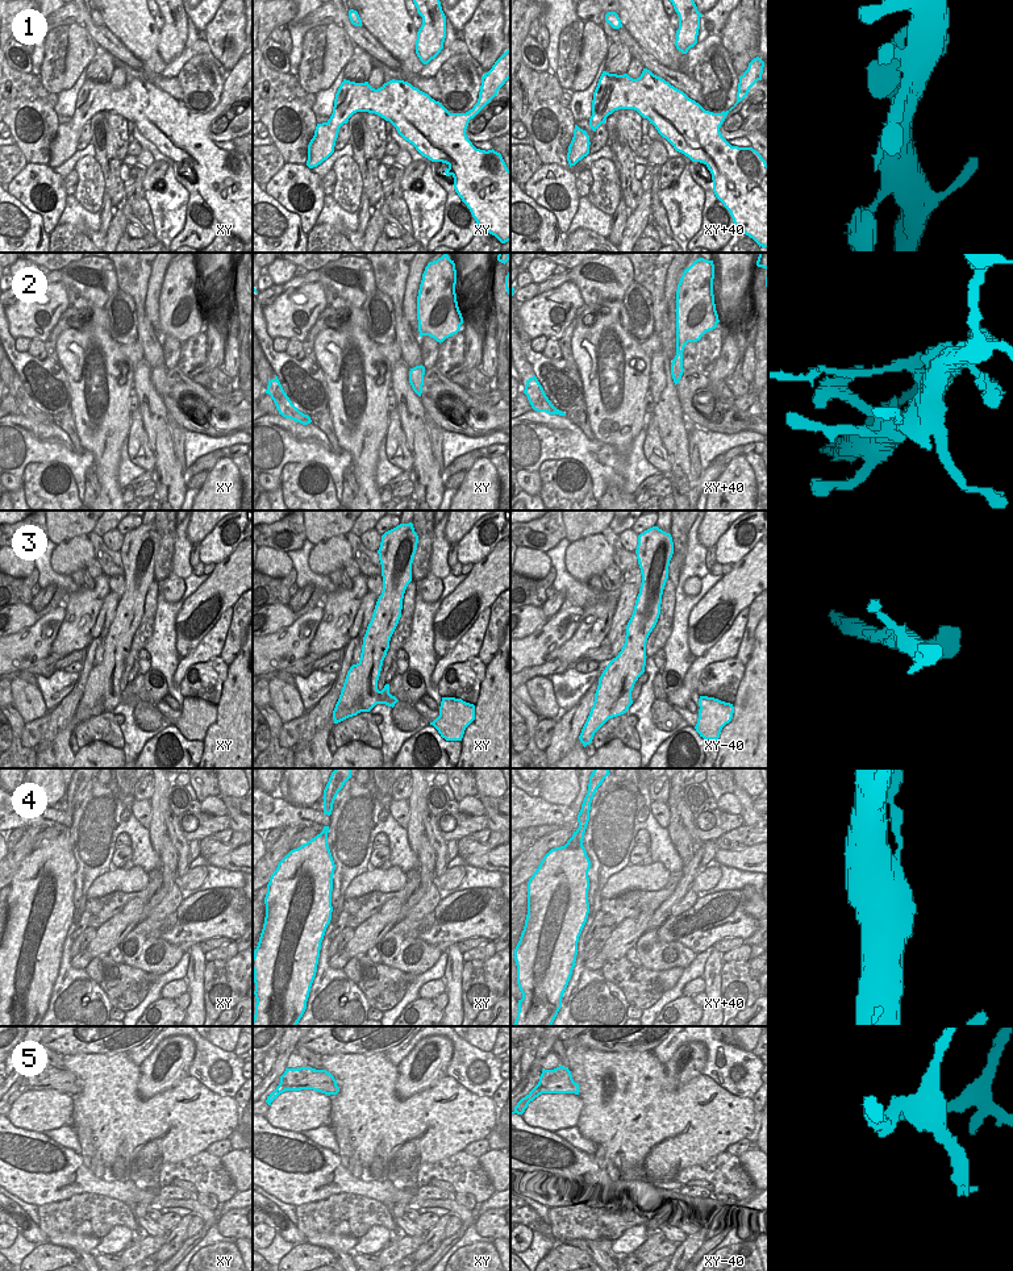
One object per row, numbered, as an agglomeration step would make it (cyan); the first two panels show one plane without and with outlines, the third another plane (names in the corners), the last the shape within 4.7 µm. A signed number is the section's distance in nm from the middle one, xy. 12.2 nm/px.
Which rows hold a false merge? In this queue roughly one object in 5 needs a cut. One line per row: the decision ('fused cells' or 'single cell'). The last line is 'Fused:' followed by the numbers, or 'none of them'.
1: single cell
2: fused cells
3: single cell
4: single cell
5: fused cells
Fused: 2, 5

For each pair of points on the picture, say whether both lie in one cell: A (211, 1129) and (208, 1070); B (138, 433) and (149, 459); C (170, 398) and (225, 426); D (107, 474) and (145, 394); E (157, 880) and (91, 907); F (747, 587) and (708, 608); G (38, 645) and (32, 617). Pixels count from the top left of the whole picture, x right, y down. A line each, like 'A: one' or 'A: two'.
A: two
B: one
C: one
D: two
E: one
F: one
G: two

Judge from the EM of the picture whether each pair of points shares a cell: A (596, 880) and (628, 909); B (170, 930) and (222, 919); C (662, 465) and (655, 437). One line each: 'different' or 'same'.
A: different
B: same
C: same

